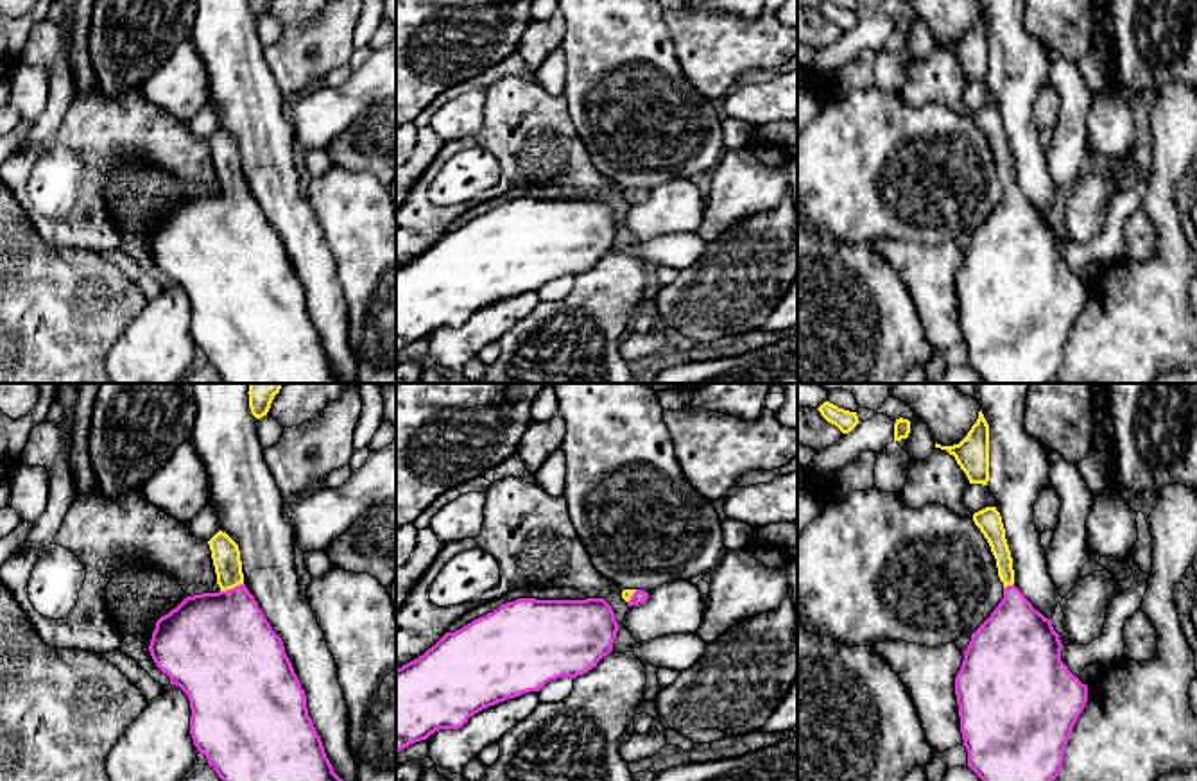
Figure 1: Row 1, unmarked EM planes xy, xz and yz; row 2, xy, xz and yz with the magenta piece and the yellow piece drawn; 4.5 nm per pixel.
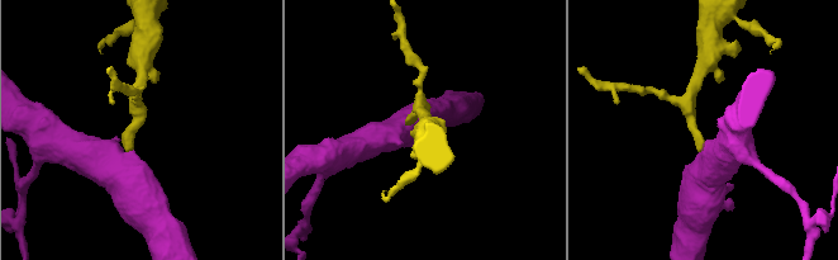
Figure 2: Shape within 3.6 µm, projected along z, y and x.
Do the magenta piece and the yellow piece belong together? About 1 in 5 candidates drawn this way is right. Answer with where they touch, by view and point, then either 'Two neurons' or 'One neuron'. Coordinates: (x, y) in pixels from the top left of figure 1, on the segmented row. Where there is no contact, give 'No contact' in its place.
Touches magenta at xy (233, 588). One neuron

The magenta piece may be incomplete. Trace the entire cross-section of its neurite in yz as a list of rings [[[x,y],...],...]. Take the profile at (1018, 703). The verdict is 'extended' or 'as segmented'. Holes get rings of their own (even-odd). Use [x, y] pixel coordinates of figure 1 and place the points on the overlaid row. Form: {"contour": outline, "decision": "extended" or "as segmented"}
{"contour": [[[996,507],[973,514],[1003,582],[1003,598],[971,634],[955,677],[968,767],[982,781],[1054,781],[1088,702],[1088,686],[1061,661],[1063,643],[1014,586]]], "decision": "extended"}

